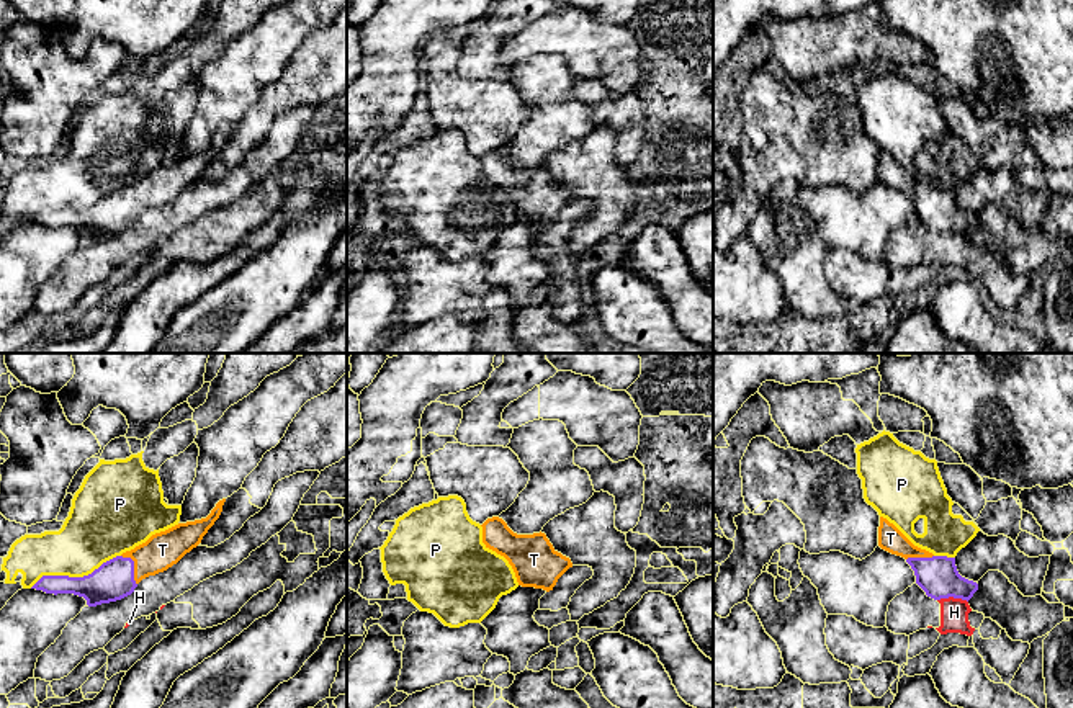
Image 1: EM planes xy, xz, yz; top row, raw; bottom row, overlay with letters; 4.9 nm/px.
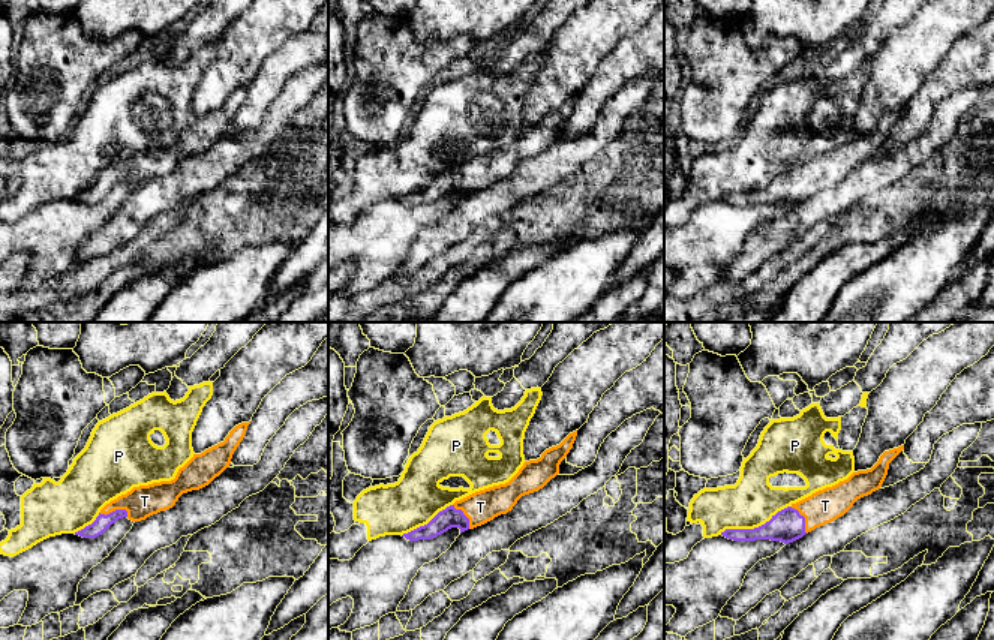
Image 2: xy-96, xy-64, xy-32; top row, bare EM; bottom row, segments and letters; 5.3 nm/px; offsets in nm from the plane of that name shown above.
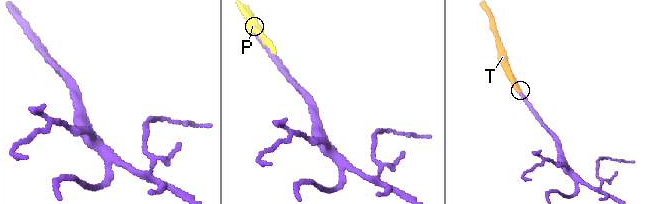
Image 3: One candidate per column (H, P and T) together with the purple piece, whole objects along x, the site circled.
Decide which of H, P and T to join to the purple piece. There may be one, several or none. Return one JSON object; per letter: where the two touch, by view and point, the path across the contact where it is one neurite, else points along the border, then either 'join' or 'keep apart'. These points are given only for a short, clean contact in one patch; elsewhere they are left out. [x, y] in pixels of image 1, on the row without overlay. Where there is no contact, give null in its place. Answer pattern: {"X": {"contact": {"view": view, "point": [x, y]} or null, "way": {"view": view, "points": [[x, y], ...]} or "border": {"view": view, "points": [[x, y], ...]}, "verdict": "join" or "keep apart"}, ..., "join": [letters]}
{"H": {"contact": {"view": "yz", "point": [952, 229]}, "border": {"view": "yz", "points": [[938, 233], [960, 231], [967, 236]]}, "verdict": "keep apart"}, "P": {"contact": {"view": "xy", "point": [74, 211]}, "verdict": "keep apart"}, "T": {"contact": {"view": "xy", "point": [133, 201]}, "way": {"view": "xy", "points": [[113, 215], [133, 201], [162, 183]]}, "verdict": "join"}, "join": ["T"]}

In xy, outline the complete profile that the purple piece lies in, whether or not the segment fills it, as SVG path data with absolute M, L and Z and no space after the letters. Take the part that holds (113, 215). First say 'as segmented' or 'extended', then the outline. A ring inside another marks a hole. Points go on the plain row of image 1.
extended | M226 132L219 134L206 152L155 167L134 183L103 196L88 209L43 209L31 222L54 229L74 227L83 231L88 240L121 234L131 229L142 213L167 204L196 181L219 152L224 136Z

